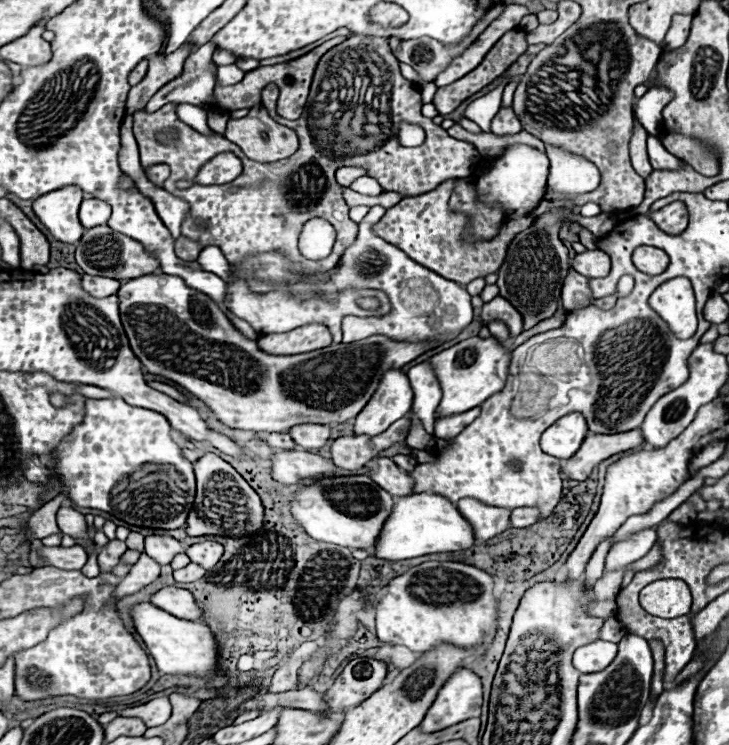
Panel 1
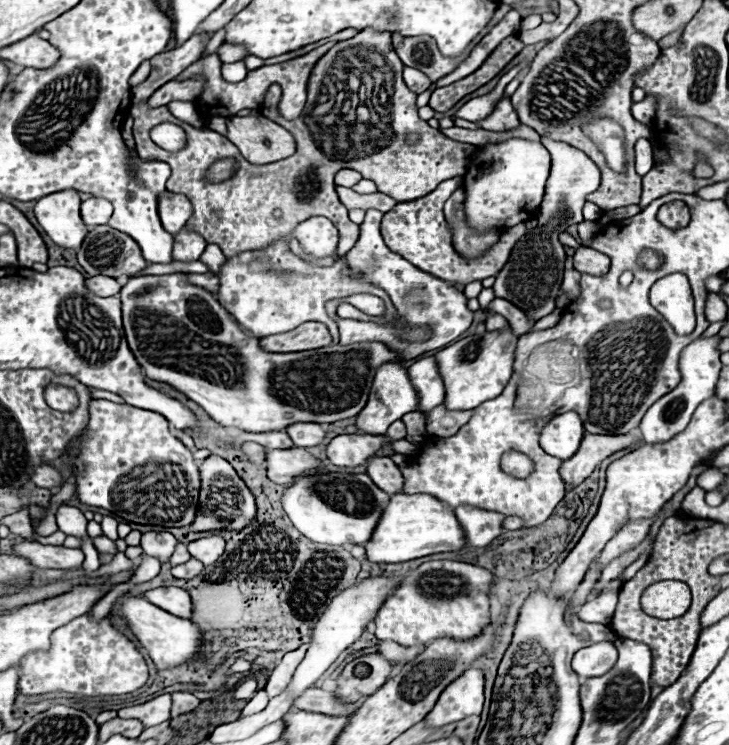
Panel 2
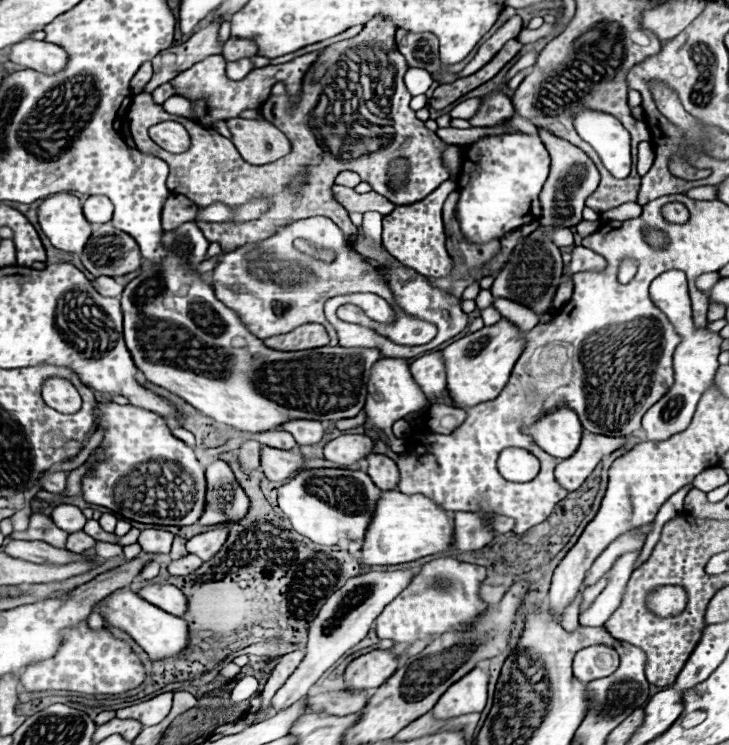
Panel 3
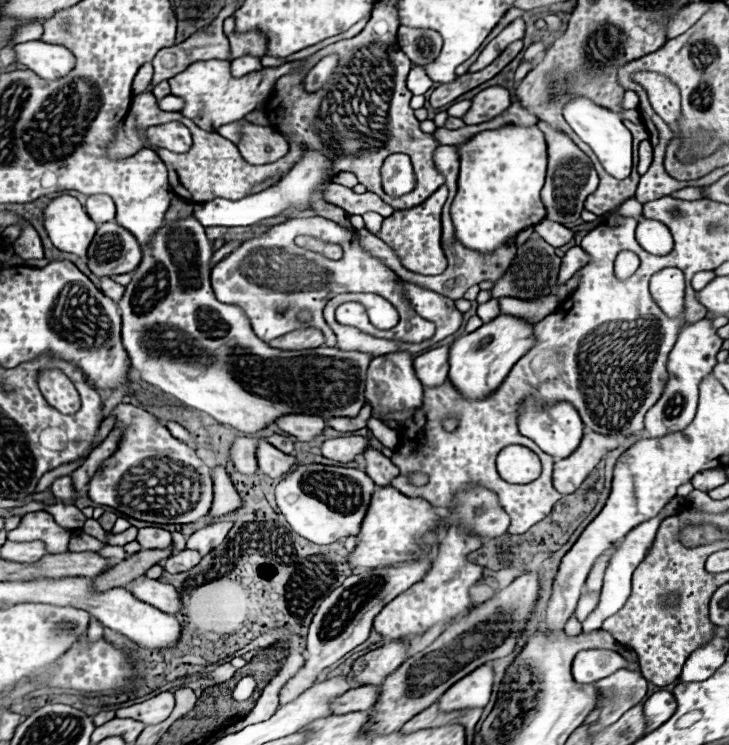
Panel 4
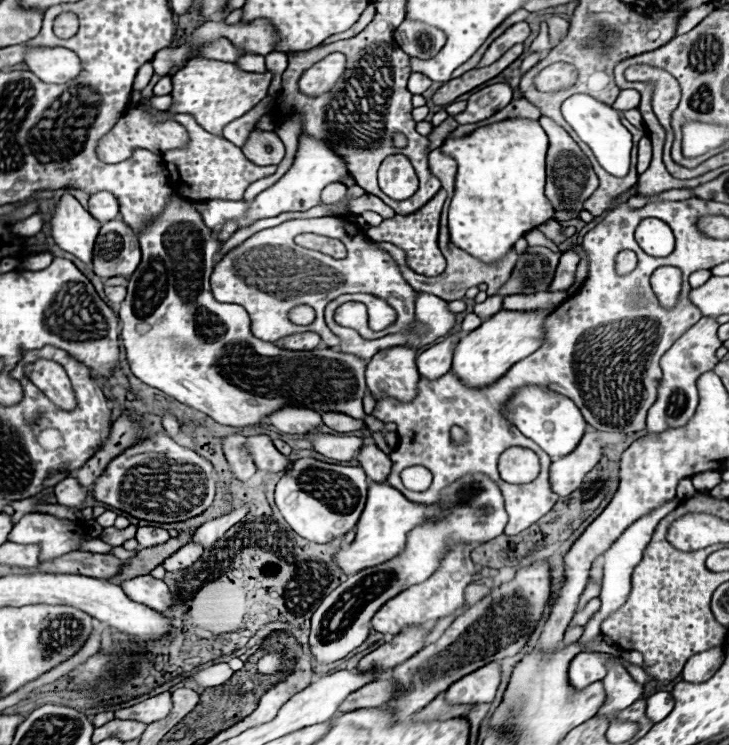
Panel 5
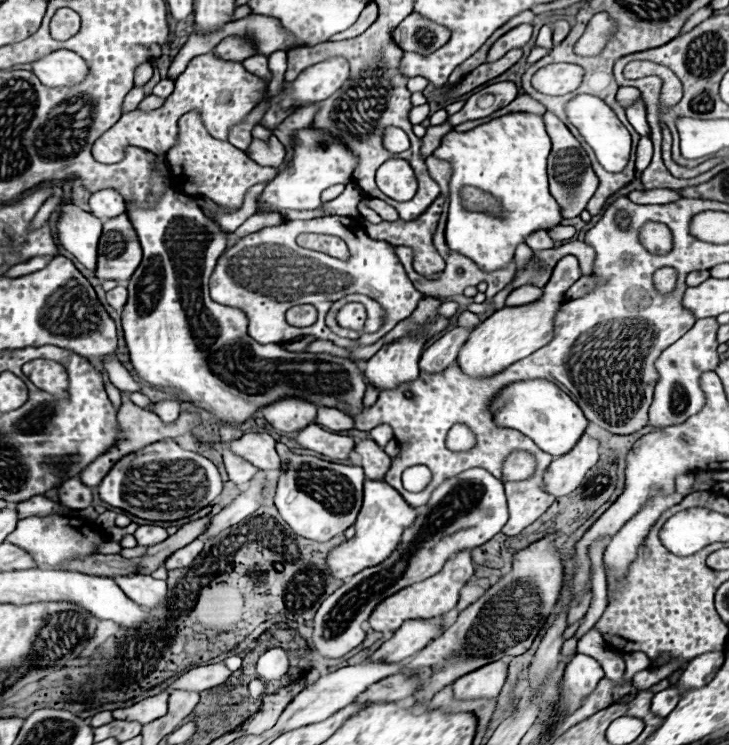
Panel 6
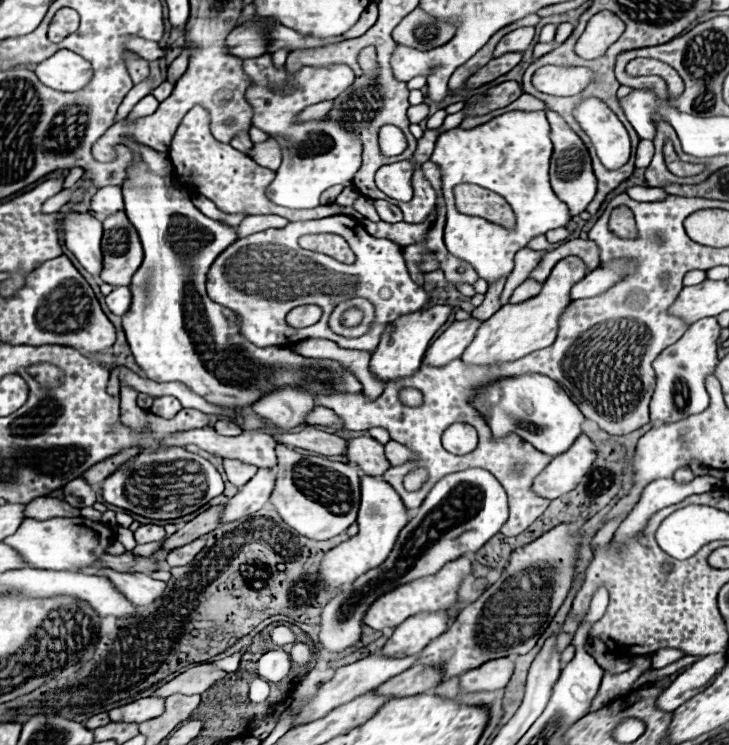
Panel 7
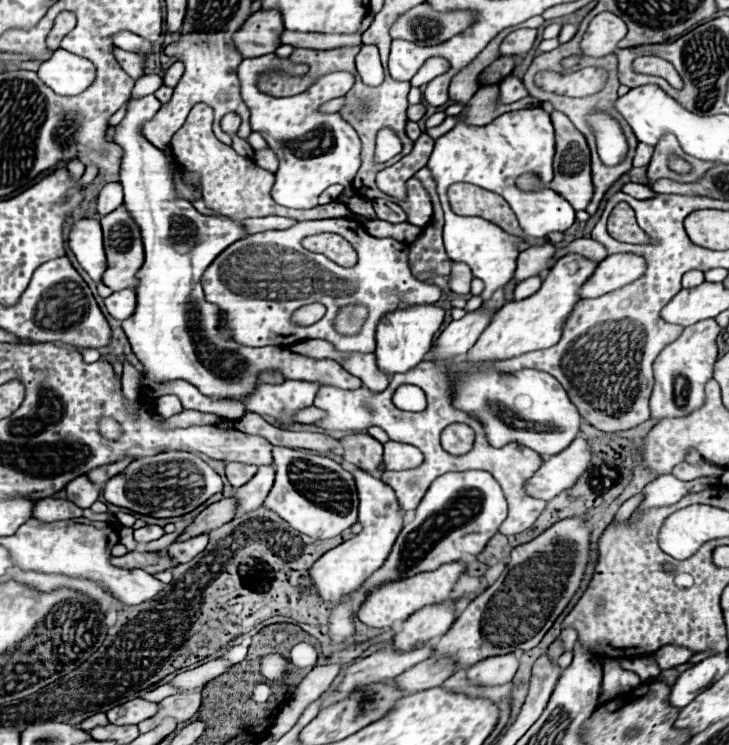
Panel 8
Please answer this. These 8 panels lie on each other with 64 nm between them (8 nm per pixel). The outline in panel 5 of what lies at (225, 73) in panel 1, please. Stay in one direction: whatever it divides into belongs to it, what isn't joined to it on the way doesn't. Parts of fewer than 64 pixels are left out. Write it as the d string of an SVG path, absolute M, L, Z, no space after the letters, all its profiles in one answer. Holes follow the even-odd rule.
M246 54L236 64L246 72L260 72L260 74L266 72L266 62L264 62L262 56L250 56L250 54Z

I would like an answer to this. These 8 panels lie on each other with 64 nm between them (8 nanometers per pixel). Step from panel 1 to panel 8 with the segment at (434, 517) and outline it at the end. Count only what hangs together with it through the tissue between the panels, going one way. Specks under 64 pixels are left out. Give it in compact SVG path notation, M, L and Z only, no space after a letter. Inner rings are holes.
M342 462L342 466L346 470L350 470L354 476L358 498L360 498L358 520L362 522L364 530L360 534L356 534L352 540L328 550L310 568L310 578L316 588L316 594L330 606L338 604L338 600L342 600L342 596L356 592L362 586L362 580L370 578L384 564L384 560L388 558L388 554L396 542L396 536L400 534L400 530L404 526L400 508L398 508L398 500L394 496L394 490L388 484L382 484L382 480L378 480L372 474L362 472L360 468L354 468L346 462Z

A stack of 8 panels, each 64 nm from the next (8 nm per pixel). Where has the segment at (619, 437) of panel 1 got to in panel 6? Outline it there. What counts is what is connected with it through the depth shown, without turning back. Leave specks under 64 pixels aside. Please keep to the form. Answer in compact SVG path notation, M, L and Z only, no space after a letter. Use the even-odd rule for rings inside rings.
M584 434L564 456L554 458L544 472L542 490L552 496L566 496L582 484L586 472L598 462L598 440Z

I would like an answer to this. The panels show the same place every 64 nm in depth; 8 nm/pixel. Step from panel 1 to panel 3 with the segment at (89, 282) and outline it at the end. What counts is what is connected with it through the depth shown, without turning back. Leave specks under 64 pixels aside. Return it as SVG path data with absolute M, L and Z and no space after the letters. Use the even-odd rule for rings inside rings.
M98 276L94 282L94 288L102 294L102 296L110 296L110 298L120 298L122 294L122 284L118 284L114 278L110 276Z

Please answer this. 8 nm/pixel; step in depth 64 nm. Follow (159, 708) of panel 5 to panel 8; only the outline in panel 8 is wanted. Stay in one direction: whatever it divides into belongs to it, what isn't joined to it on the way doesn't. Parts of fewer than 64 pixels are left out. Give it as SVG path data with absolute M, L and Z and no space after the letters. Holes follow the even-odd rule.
M134 698L126 704L120 704L112 710L106 712L110 724L118 724L118 726L126 726L126 724L138 724L150 716L154 716L158 710L158 704L154 702L146 702L142 698Z

